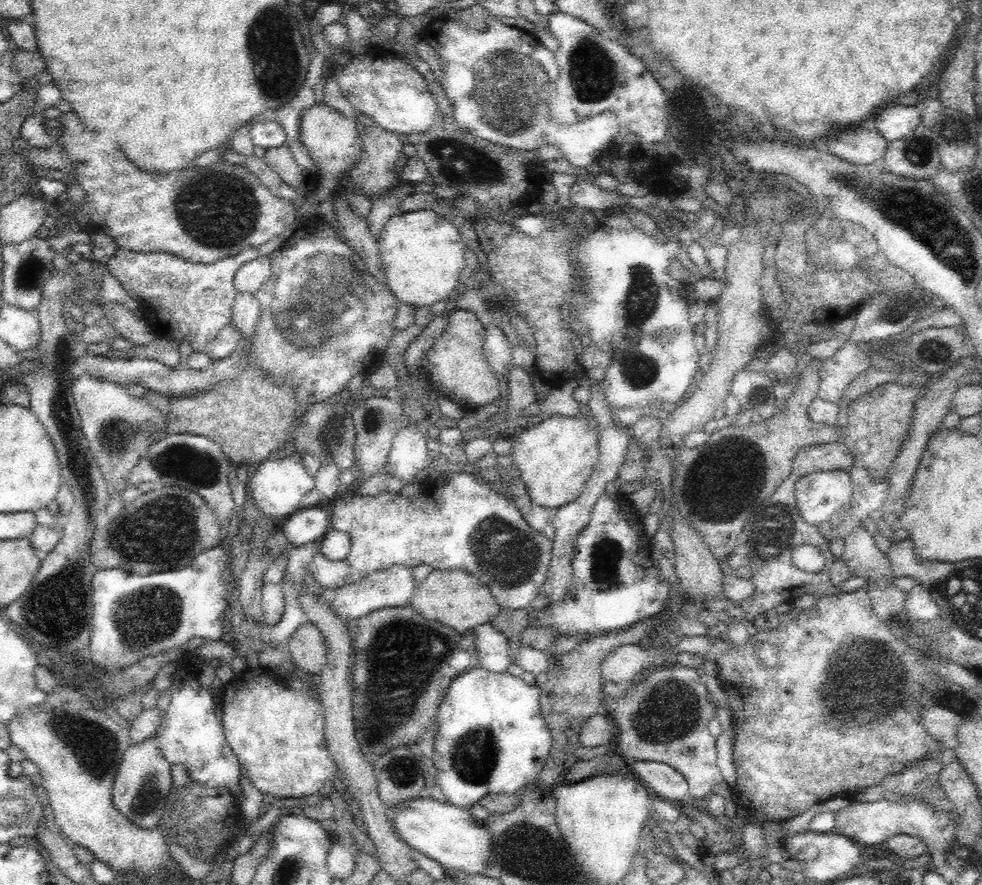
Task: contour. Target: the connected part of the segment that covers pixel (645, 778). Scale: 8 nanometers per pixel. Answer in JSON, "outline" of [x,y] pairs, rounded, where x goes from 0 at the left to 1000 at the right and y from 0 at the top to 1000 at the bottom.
{"outline":[[[641,860],[642,870],[660,893],[684,906],[704,903],[699,879],[676,861]]]}

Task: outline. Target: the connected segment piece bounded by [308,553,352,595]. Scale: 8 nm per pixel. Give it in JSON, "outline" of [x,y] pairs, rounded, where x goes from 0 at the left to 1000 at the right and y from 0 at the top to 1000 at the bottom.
{"outline":[[[327,625],[315,636],[315,644],[319,653],[327,661],[330,671],[335,671],[338,663],[348,662],[350,655],[358,655],[355,637],[350,634],[335,633]]]}

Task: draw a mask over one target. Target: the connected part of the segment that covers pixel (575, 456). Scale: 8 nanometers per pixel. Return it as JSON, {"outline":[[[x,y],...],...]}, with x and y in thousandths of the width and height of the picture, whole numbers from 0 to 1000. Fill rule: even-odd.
{"outline":[[[565,469],[550,478],[535,477],[521,495],[523,498],[519,514],[522,518],[521,524],[530,531],[531,541],[536,548],[536,556],[542,568],[561,575],[589,563],[609,520],[609,484],[602,482],[593,470],[575,472]]]}

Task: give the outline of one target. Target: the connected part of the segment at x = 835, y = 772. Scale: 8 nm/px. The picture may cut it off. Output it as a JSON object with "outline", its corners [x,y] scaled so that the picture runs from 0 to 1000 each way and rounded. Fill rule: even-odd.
{"outline":[[[881,662],[876,663],[869,669],[855,669],[847,676],[834,676],[831,682],[819,689],[811,690],[810,697],[803,703],[789,711],[784,711],[772,705],[764,718],[762,725],[758,730],[749,730],[742,723],[725,724],[721,718],[700,720],[696,716],[688,719],[684,728],[686,737],[703,737],[703,739],[712,739],[719,741],[721,737],[726,737],[730,766],[733,767],[735,777],[739,786],[739,799],[744,805],[744,815],[746,818],[747,833],[747,867],[749,867],[749,888],[745,892],[751,908],[756,912],[762,923],[780,923],[782,928],[791,928],[793,931],[801,925],[817,921],[822,918],[826,911],[837,908],[846,902],[868,902],[878,890],[894,888],[898,881],[905,876],[912,876],[914,872],[922,872],[929,863],[936,861],[947,852],[954,852],[956,842],[953,835],[941,821],[939,817],[939,775],[949,768],[949,756],[939,747],[937,738],[932,732],[927,731],[925,727],[918,721],[912,721],[906,711],[906,706],[897,702],[888,689],[888,679],[884,672],[884,666]],[[777,725],[784,727],[790,731],[790,742],[792,748],[790,753],[780,753],[770,739],[770,733]]]}

